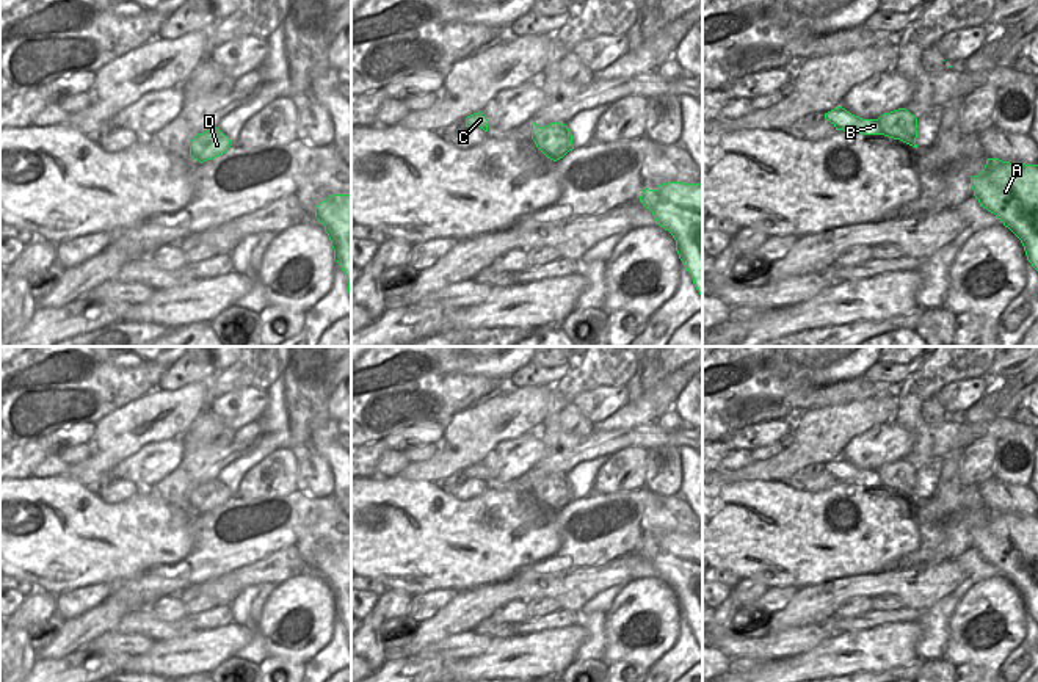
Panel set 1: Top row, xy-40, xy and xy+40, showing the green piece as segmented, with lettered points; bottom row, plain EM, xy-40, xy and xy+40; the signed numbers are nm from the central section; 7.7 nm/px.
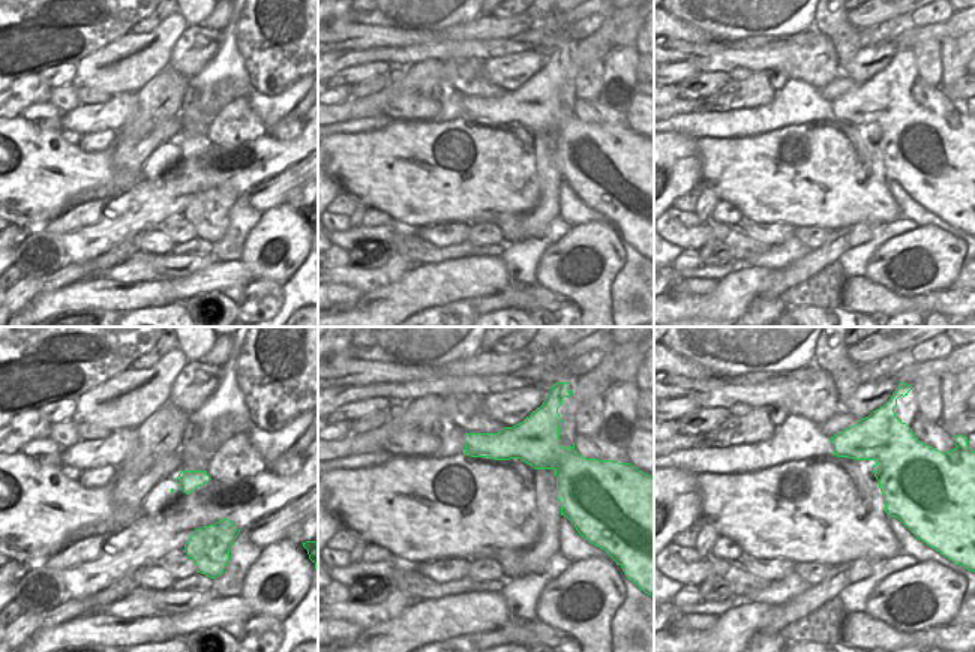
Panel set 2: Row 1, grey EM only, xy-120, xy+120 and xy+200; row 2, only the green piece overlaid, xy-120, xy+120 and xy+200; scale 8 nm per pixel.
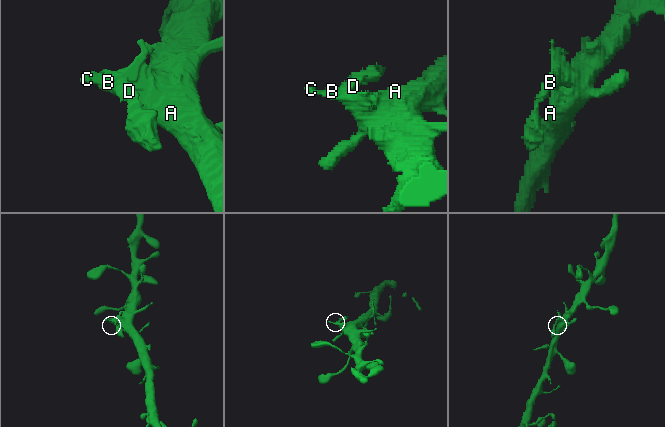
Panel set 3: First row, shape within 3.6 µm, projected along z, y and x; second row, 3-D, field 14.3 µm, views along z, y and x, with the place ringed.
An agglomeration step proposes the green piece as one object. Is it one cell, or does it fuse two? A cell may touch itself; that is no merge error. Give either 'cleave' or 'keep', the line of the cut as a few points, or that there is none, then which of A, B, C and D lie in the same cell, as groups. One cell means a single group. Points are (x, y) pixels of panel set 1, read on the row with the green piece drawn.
cleave; cut xy (565, 124), (554, 134), (538, 129); groups A B C / D

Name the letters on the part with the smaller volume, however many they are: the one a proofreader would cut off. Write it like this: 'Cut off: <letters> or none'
Cut off: D

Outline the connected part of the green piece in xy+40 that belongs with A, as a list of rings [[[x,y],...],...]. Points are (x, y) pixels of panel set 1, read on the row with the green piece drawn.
[[[988,158],[983,171],[971,177],[971,187],[982,207],[1021,240],[1027,260],[1038,271],[1038,165]]]

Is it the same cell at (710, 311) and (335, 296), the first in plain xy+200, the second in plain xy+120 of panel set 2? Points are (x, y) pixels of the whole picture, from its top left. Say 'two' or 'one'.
two

